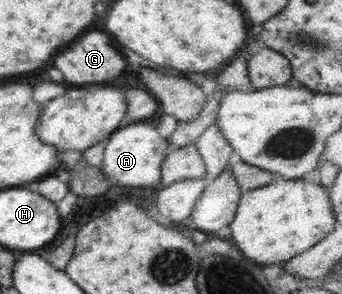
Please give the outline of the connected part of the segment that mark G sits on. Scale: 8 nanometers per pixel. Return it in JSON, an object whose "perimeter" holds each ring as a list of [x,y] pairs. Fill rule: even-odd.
{"perimeter":[[[89,31],[53,59],[53,67],[71,83],[101,83],[115,79],[123,69],[123,55],[101,31]]]}

